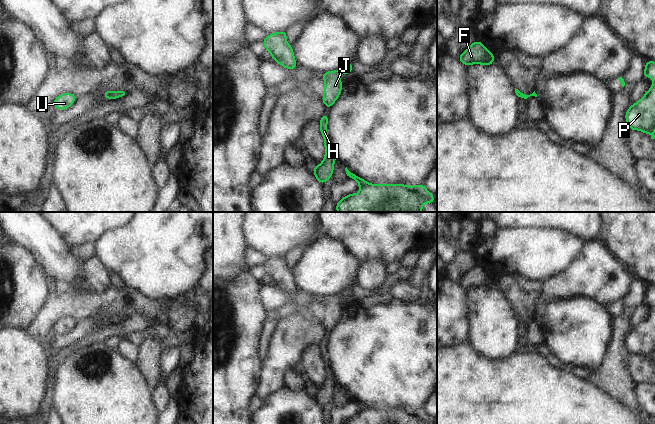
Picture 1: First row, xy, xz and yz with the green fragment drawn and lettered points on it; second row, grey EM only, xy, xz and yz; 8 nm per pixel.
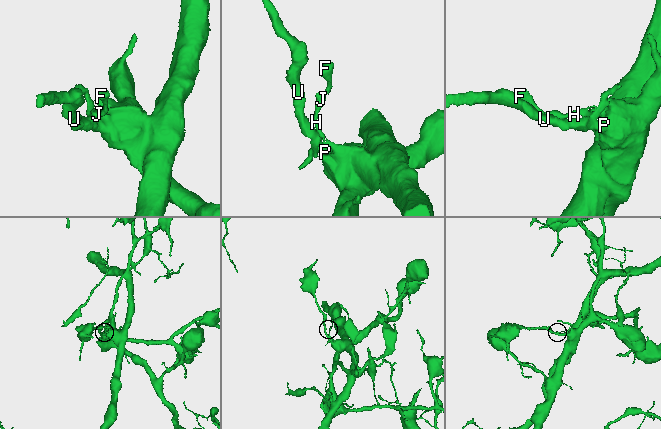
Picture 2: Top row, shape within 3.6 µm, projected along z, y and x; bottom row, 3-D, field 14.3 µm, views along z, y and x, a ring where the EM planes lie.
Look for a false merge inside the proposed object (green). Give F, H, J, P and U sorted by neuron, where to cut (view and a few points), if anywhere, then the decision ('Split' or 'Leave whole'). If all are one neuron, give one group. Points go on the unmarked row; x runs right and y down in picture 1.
Groups: F H J P U. No split. Leave whole

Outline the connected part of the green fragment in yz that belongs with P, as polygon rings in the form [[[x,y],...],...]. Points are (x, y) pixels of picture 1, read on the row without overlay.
[[[647,285],[643,301],[652,301],[653,310],[635,328],[632,328],[625,338],[627,349],[631,354],[649,357],[655,363],[655,286]]]

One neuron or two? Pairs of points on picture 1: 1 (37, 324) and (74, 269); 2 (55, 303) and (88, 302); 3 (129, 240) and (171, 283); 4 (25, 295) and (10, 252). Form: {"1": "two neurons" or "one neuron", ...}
{"1": "two neurons", "2": "one neuron", "3": "one neuron", "4": "one neuron"}

